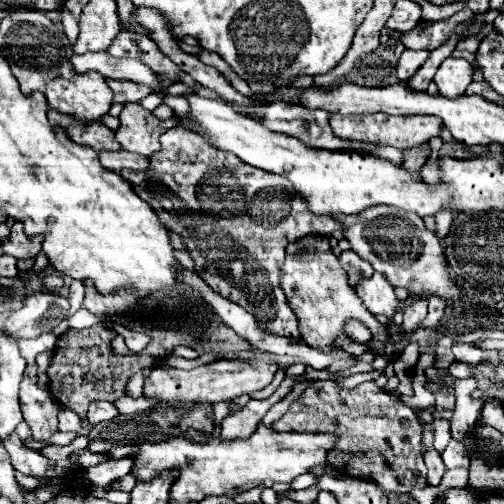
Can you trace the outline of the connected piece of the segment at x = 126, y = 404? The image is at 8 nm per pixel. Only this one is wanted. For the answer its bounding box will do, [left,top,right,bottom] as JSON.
[114,395,157,415]

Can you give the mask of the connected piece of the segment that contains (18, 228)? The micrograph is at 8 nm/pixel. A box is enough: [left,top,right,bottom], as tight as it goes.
[1,222,41,260]

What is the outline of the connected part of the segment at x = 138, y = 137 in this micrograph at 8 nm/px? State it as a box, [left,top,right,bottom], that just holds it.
[117,104,175,158]

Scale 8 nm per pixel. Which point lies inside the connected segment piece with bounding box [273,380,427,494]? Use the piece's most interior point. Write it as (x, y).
(380, 439)

